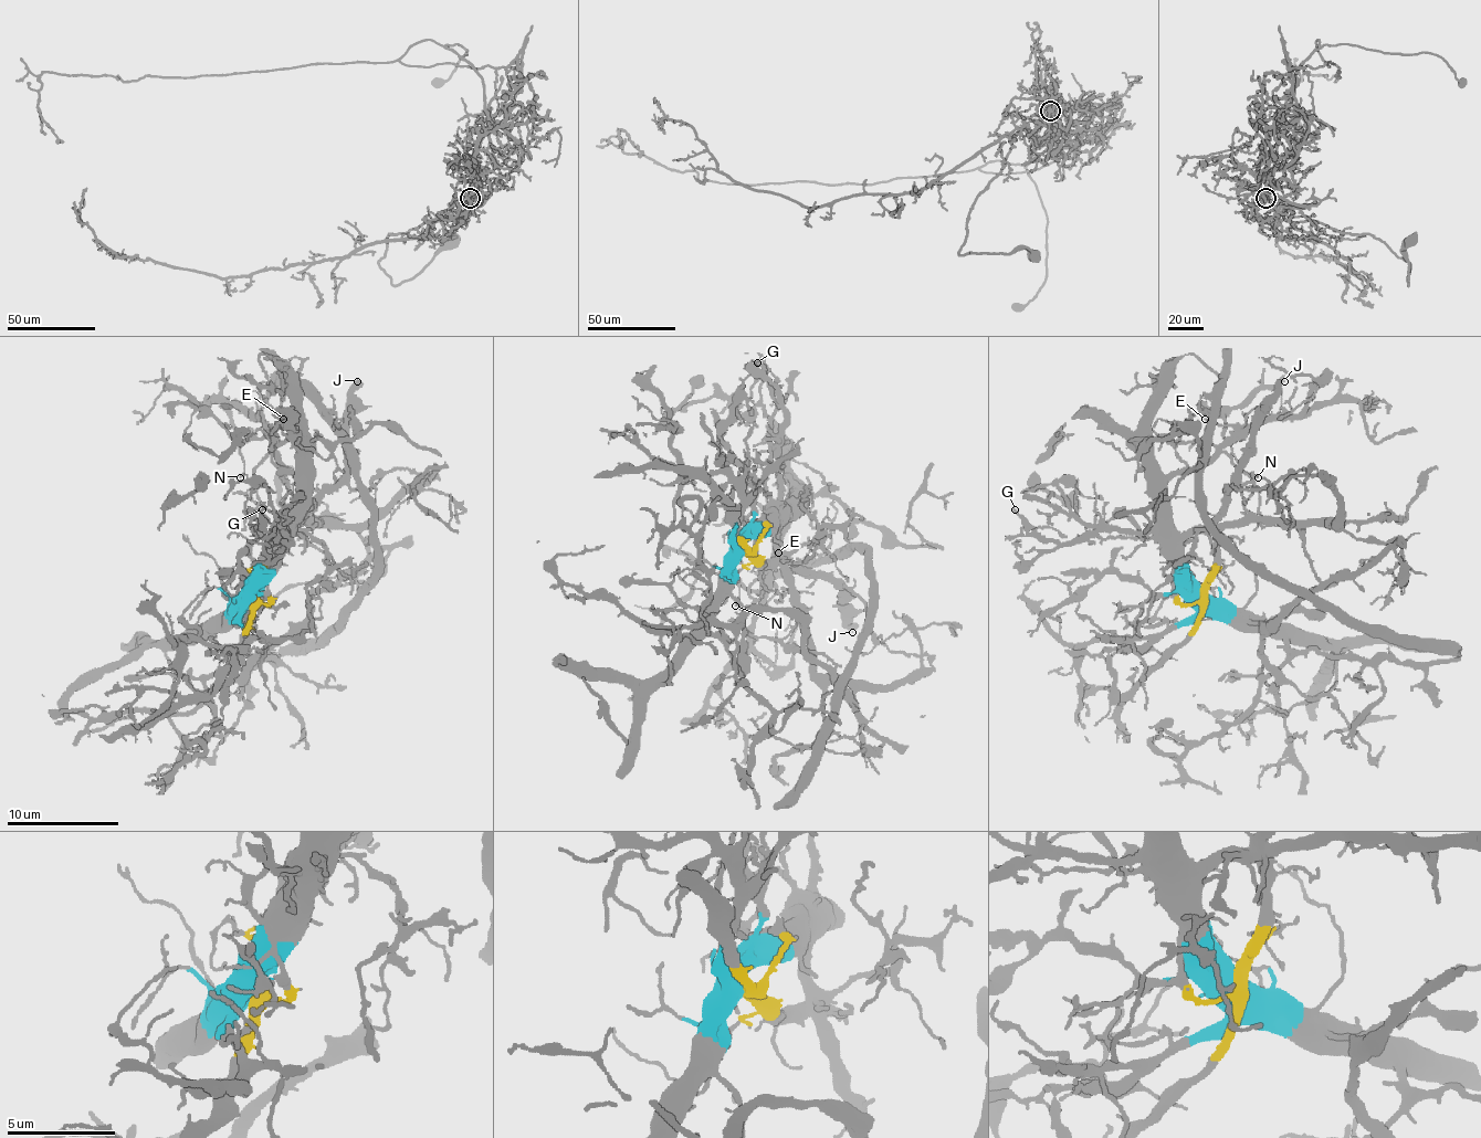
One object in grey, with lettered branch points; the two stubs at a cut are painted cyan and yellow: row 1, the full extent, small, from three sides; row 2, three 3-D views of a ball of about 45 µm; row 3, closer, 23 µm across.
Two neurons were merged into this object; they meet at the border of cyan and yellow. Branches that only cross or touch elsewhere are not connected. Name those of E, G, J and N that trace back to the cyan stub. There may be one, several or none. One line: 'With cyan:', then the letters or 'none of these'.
With cyan: E, G, N

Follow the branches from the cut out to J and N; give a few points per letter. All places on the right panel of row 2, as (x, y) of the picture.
J: (1200, 598), (1215, 561), (1215, 517), (1224, 492), (1240, 472), (1251, 419), (1284, 380)
N: (1200, 598), (1187, 578), (1187, 558), (1173, 539), (1165, 486), (1240, 439), (1231, 448), (1237, 464), (1257, 477)

